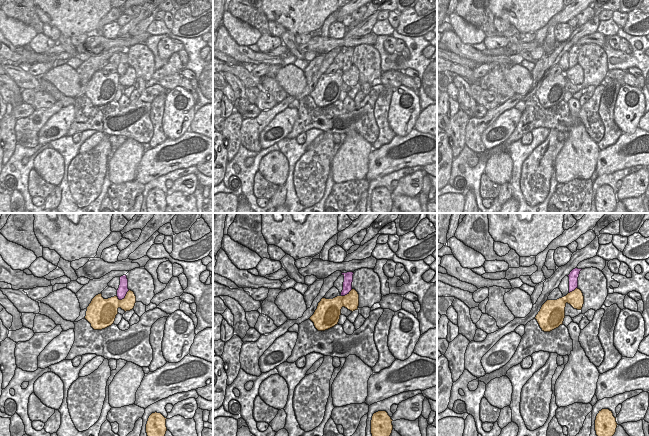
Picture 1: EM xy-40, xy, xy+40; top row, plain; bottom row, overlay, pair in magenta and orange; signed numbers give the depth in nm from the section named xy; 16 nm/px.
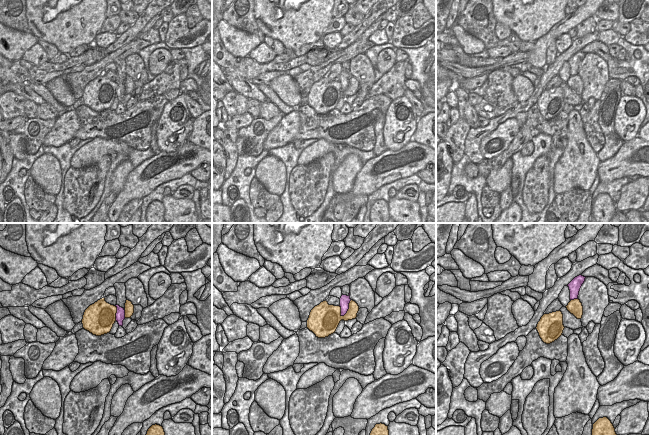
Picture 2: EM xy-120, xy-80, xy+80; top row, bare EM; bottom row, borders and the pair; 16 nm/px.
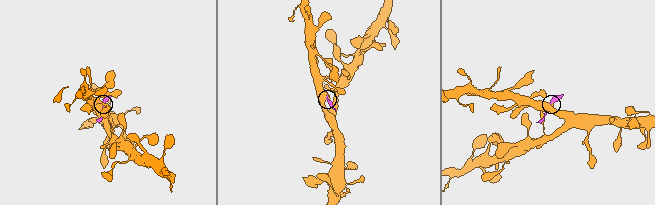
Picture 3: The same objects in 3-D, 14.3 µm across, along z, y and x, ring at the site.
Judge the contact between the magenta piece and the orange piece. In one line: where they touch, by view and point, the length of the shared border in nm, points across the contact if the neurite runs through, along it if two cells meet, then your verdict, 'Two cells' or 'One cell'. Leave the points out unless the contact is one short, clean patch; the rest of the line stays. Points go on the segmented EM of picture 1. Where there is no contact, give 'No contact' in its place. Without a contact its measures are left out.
Touches magenta at xy-40 (124, 297). Shared border 240 nm. Two cells

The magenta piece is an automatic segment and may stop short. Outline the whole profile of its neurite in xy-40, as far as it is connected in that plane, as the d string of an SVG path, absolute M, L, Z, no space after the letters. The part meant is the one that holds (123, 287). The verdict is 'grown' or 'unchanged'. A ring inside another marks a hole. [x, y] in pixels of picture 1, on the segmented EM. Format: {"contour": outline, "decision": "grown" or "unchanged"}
{"contour": "M123 275L120 277L120 285L117 290L117 297L119 300L122 300L125 298L127 292L129 291L128 289L128 279L126 275Z", "decision": "unchanged"}

